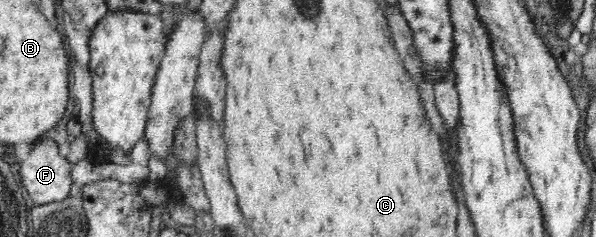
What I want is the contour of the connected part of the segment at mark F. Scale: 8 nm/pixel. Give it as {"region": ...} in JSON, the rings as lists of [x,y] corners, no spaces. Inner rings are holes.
{"region":[[[45,138],[32,146],[30,154],[24,161],[19,161],[21,184],[26,188],[36,206],[64,201],[72,191],[71,163],[58,151],[60,149],[56,142]]]}

